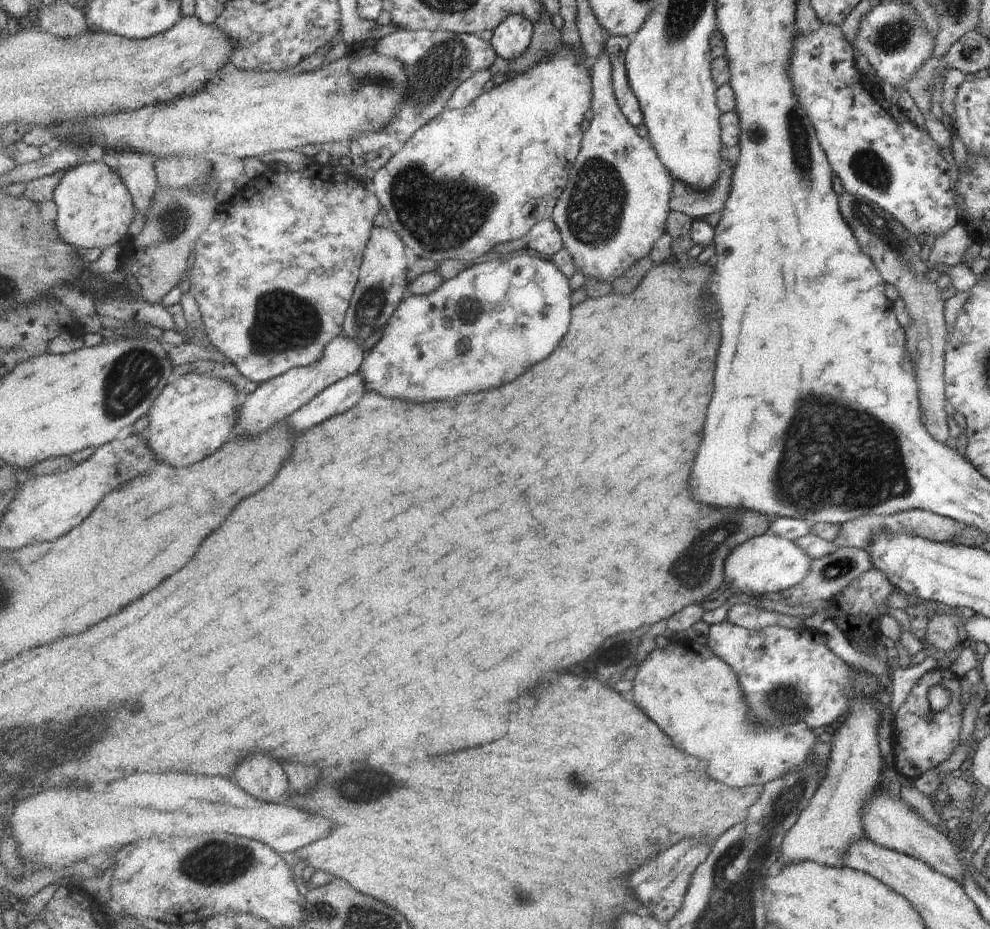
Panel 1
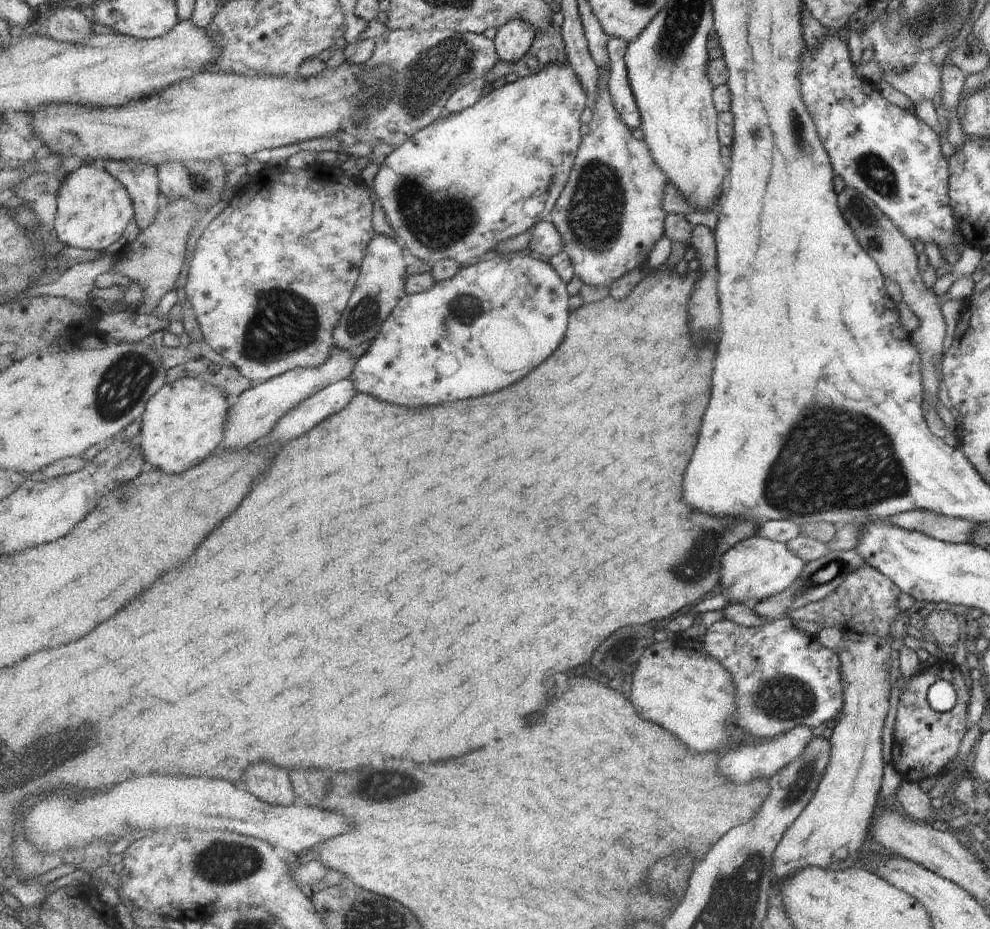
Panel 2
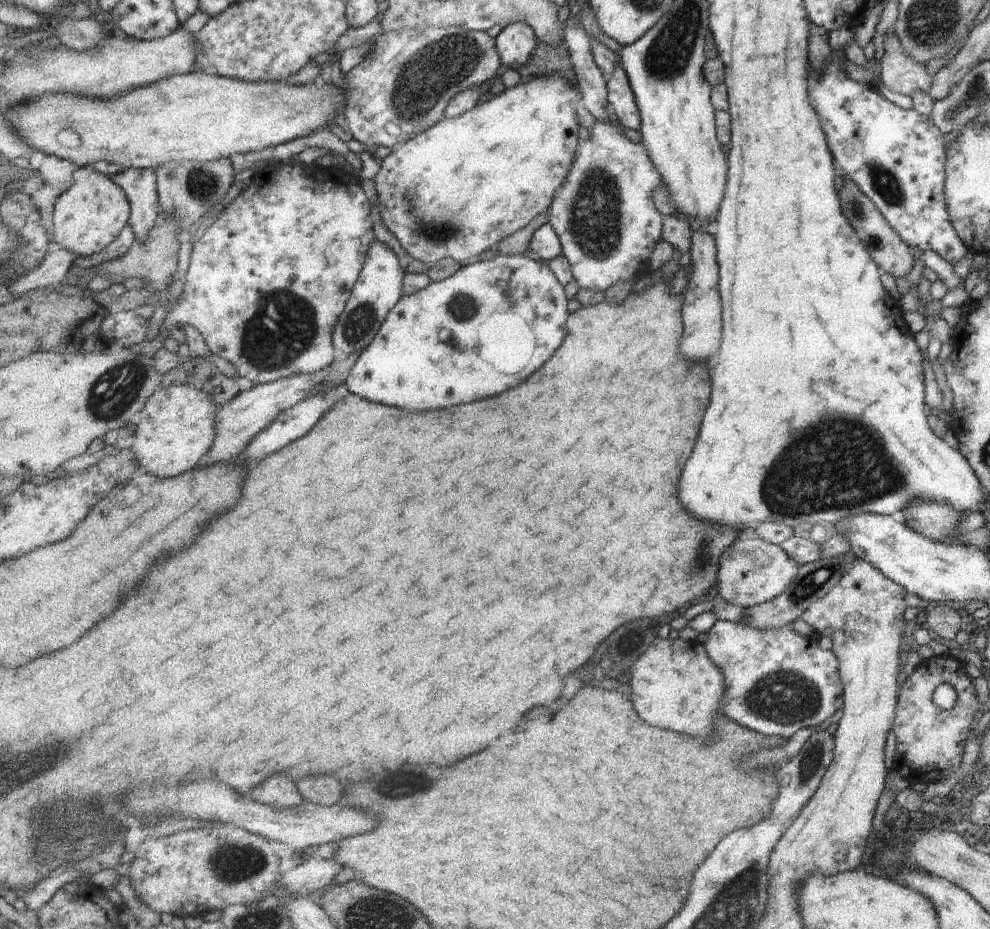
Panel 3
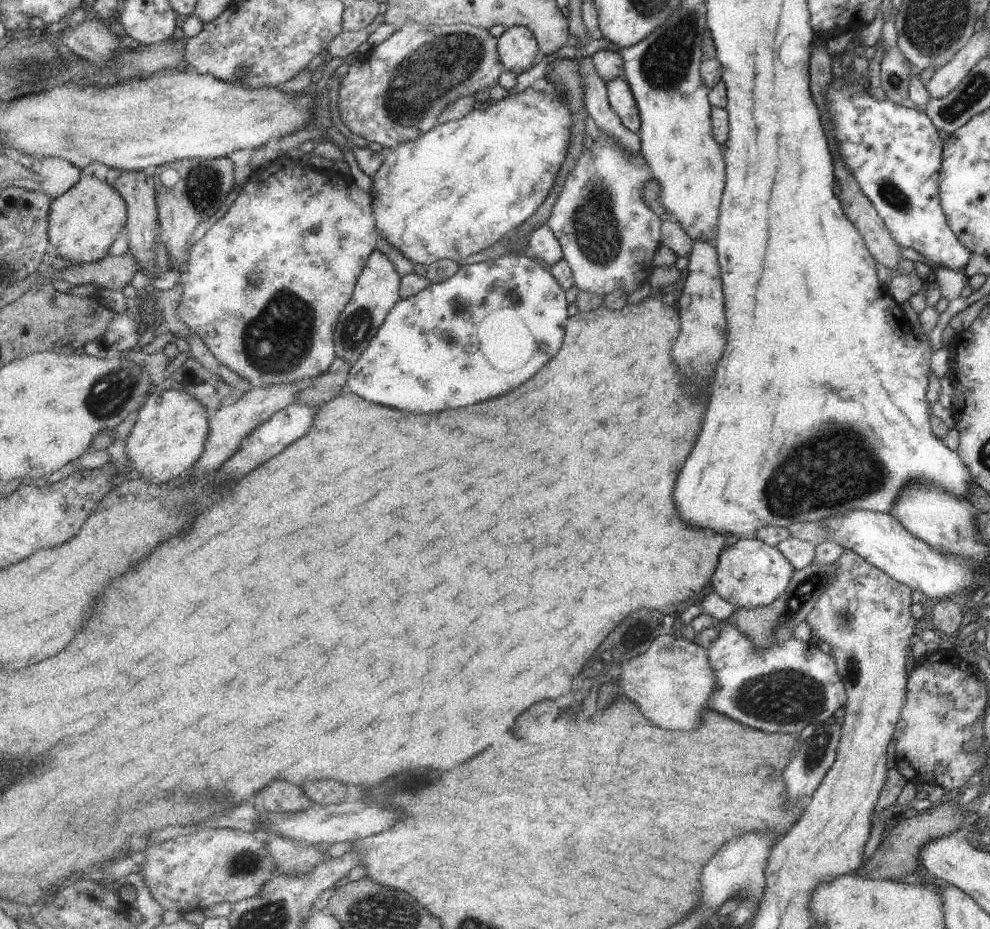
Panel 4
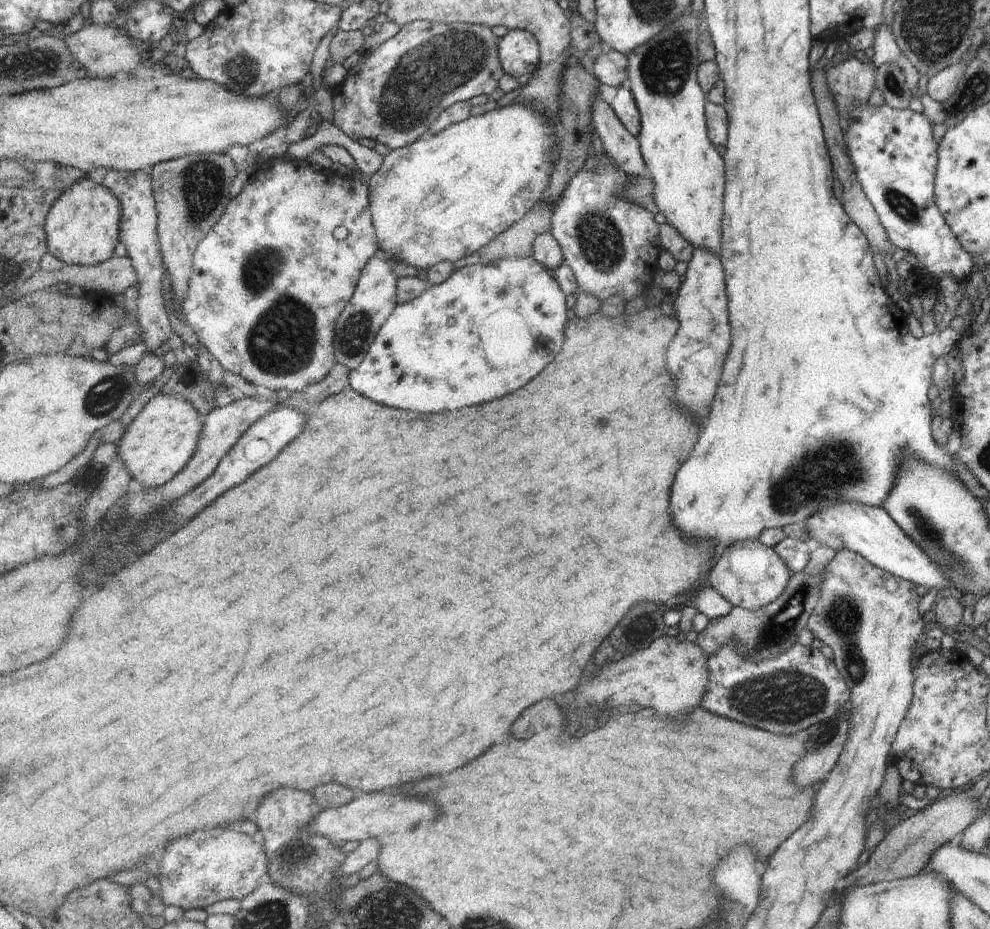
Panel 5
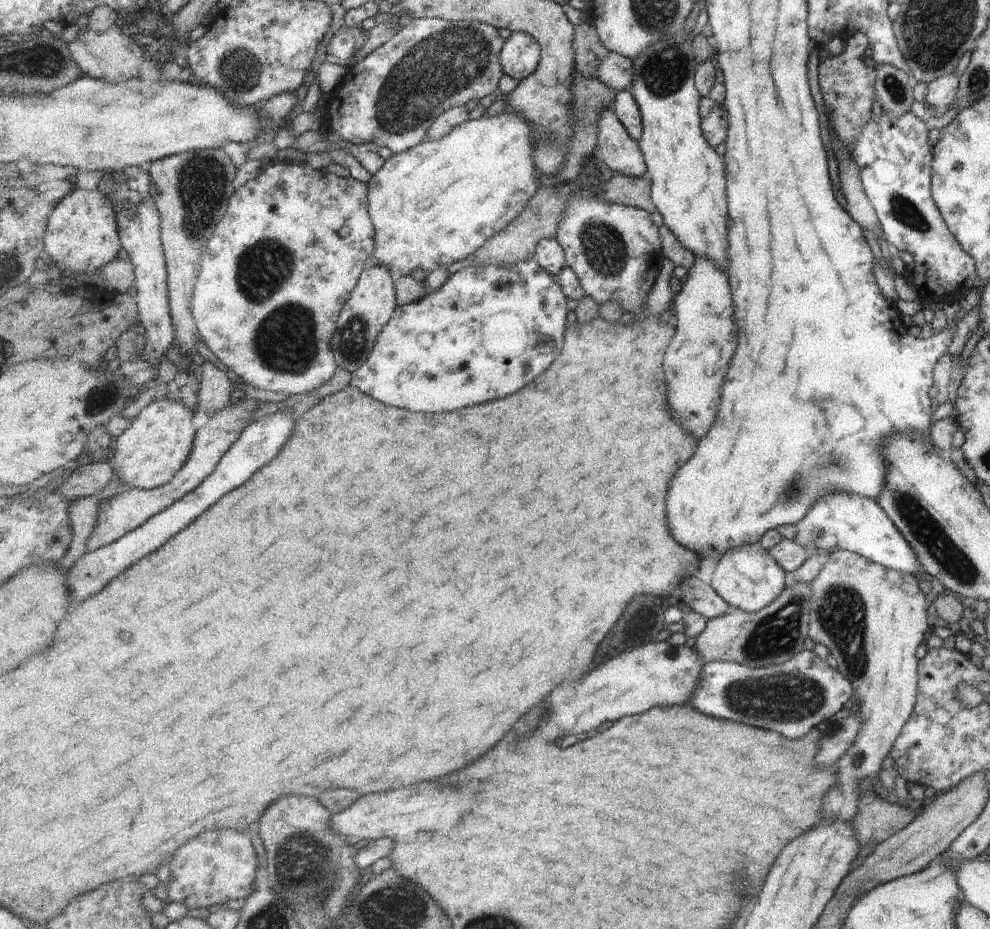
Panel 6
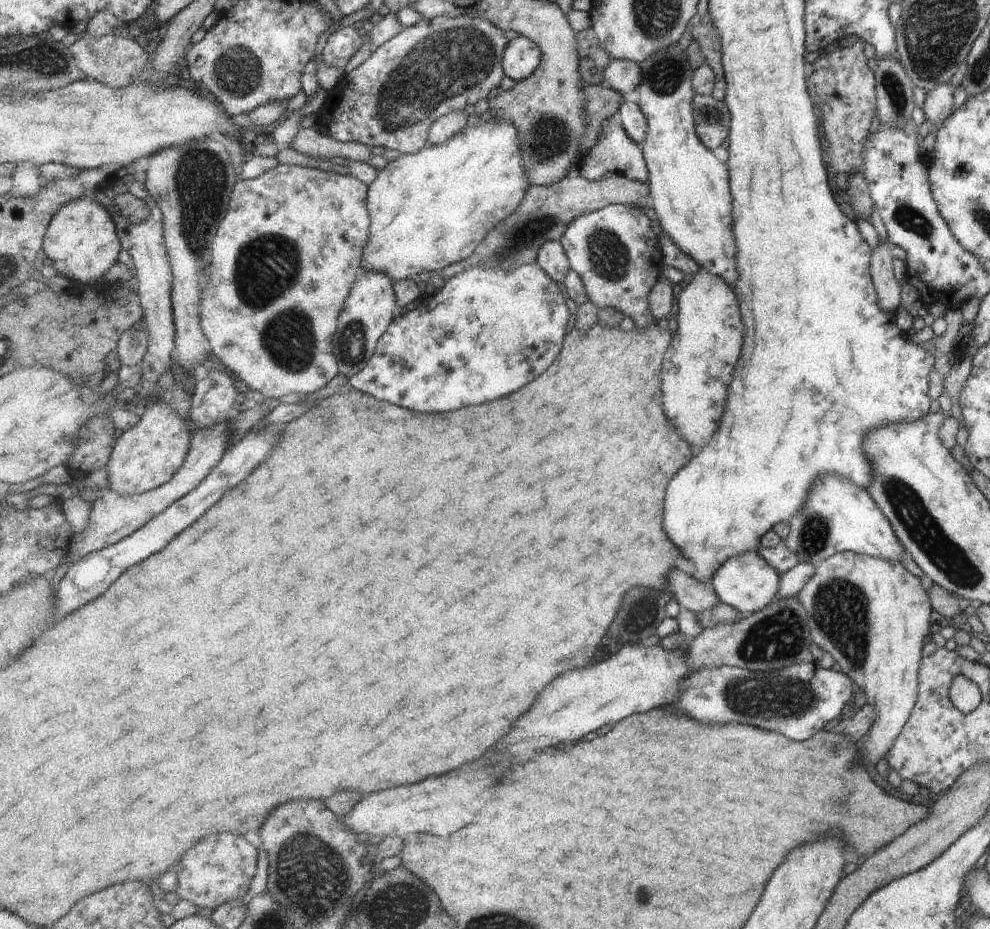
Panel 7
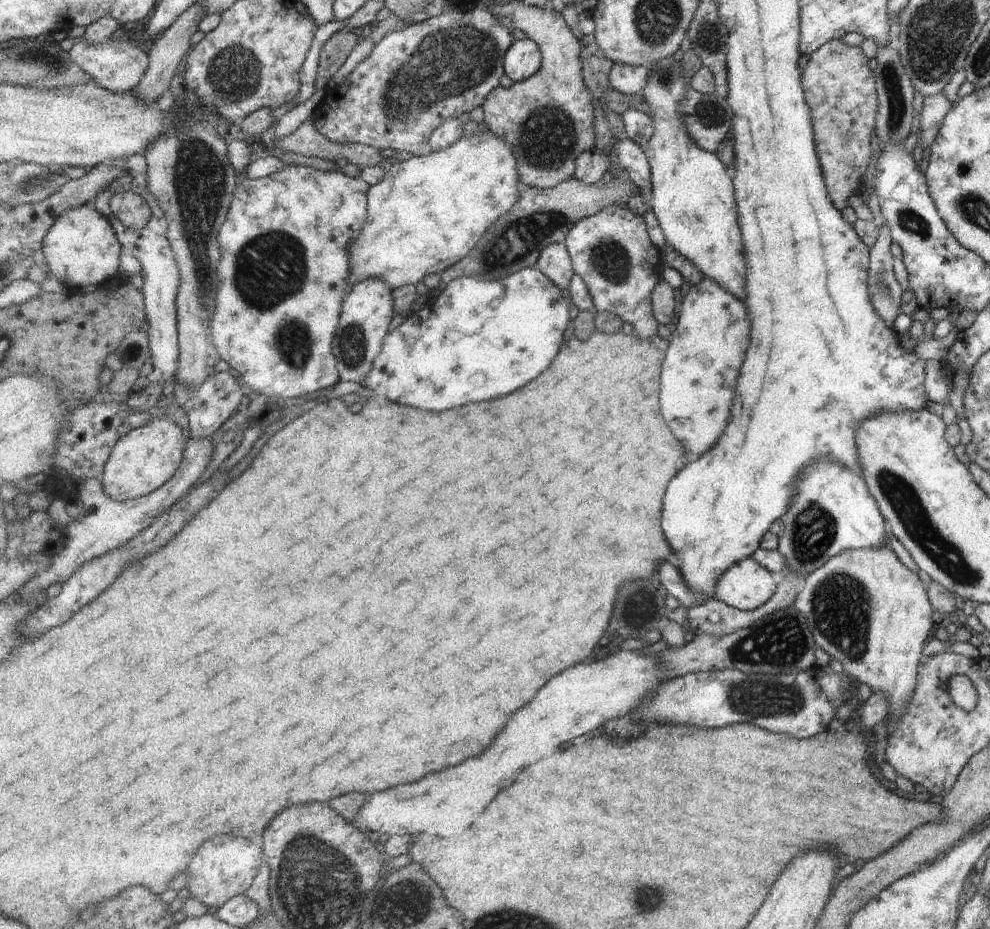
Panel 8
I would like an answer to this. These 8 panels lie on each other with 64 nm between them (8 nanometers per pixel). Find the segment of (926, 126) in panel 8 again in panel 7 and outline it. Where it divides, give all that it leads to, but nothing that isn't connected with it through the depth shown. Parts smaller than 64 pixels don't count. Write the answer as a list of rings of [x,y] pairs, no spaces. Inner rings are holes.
[[[949,83],[937,84],[935,90],[926,92],[922,112],[924,120],[932,125],[929,133],[935,132],[935,128],[952,112],[954,89]]]

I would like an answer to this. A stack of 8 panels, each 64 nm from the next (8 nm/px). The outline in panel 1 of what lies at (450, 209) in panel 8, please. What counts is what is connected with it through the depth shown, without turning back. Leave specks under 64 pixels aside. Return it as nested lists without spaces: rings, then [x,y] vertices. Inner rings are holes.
[[[564,44],[559,52],[553,52],[549,58],[545,58],[543,62],[539,62],[537,66],[527,70],[525,74],[518,74],[515,78],[511,78],[481,94],[471,106],[457,110],[445,109],[434,121],[429,122],[427,126],[423,126],[421,130],[414,134],[413,138],[408,139],[403,148],[395,153],[383,168],[376,171],[371,181],[372,191],[387,210],[387,217],[392,224],[391,228],[401,236],[411,253],[414,253],[418,258],[427,258],[437,263],[451,259],[469,262],[469,260],[487,254],[497,244],[526,238],[538,222],[551,219],[554,208],[558,205],[559,197],[567,188],[571,169],[574,168],[575,161],[582,149],[584,131],[587,127],[585,114],[592,110],[594,104],[590,59],[585,62],[583,52],[584,50],[569,48]]]

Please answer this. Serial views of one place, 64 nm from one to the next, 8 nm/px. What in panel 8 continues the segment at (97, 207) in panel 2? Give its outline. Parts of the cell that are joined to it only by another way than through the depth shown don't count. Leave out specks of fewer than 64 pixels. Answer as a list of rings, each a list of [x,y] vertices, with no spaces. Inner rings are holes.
[[[86,204],[72,207],[57,219],[44,238],[41,250],[46,258],[46,267],[60,280],[60,284],[67,289],[89,289],[99,287],[107,278],[119,274],[119,256],[124,249],[109,218],[95,210],[93,204]]]

